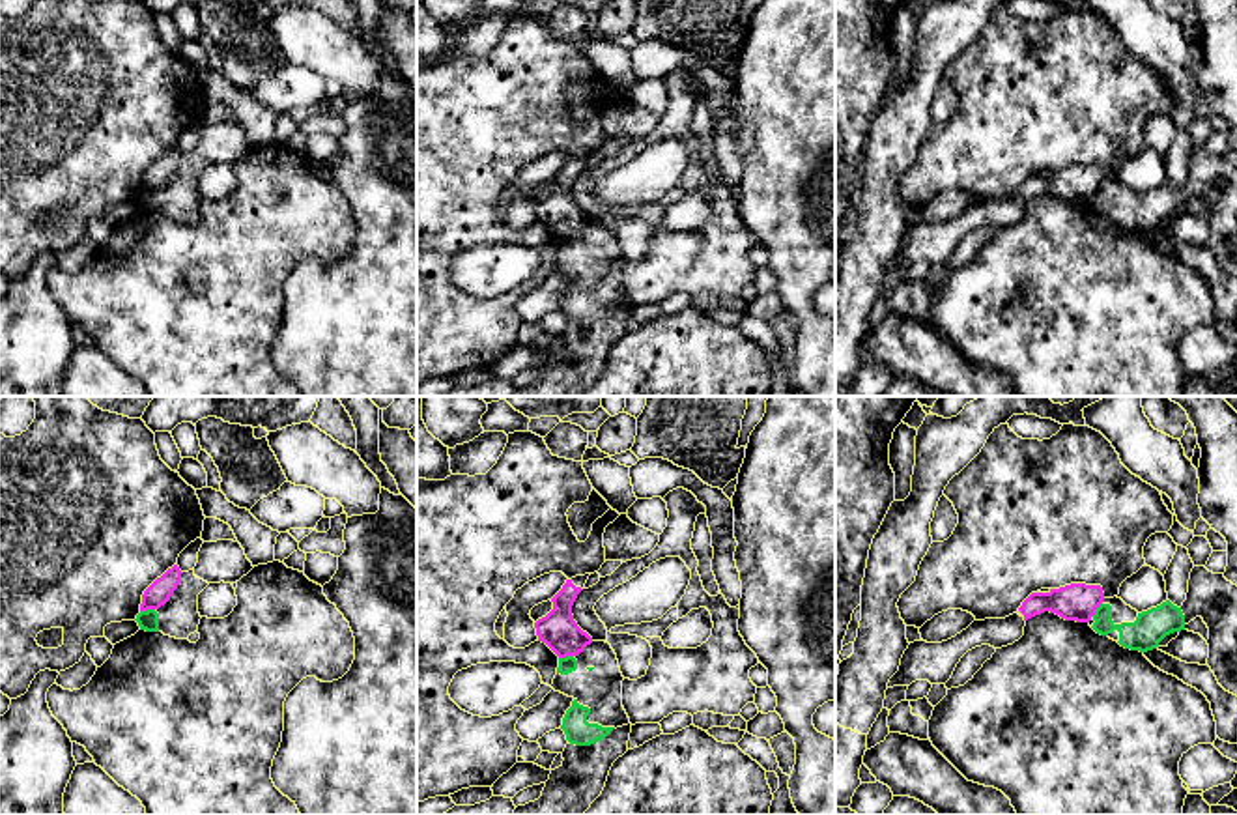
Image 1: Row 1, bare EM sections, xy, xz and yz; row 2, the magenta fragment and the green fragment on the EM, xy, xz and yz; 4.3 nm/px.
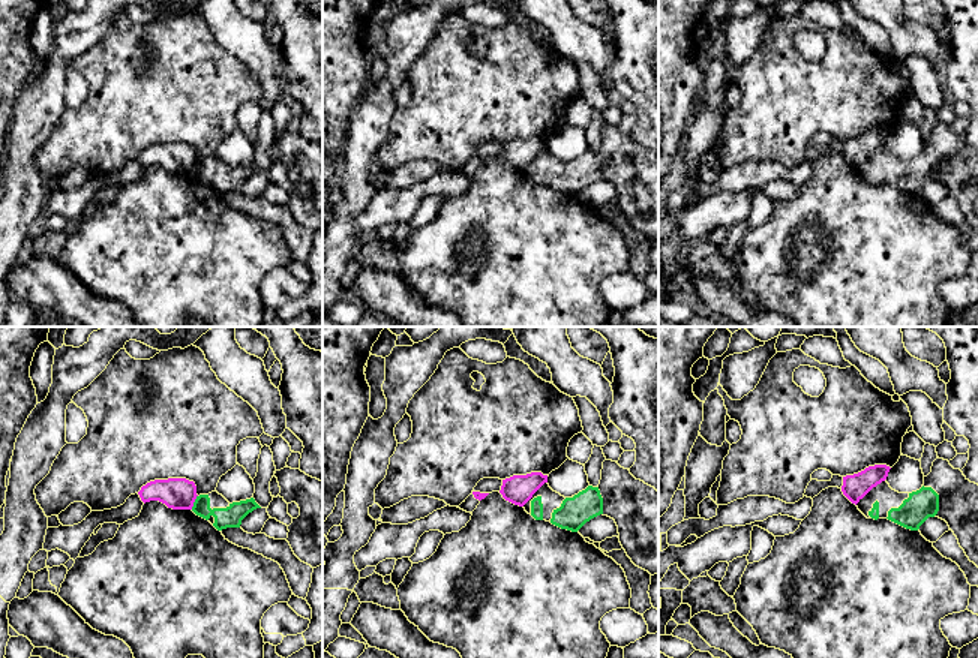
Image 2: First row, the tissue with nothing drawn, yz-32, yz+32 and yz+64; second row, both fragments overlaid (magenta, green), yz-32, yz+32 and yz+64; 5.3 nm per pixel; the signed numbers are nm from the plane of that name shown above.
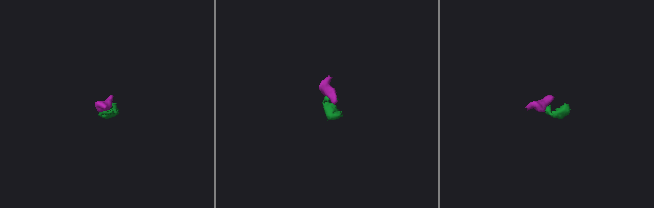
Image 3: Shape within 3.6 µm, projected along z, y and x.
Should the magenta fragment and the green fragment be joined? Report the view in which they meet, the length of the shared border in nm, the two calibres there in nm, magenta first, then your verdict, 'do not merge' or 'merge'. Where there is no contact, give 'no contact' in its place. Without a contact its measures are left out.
xy | 70 nm | 100/90 nm | do not merge

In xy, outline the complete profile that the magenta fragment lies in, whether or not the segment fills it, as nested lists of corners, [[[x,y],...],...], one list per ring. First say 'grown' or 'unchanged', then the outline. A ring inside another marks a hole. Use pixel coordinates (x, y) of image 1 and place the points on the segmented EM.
unchanged; [[[178,565],[168,568],[161,578],[157,578],[142,594],[140,611],[159,609],[164,606],[181,581],[181,570]]]

